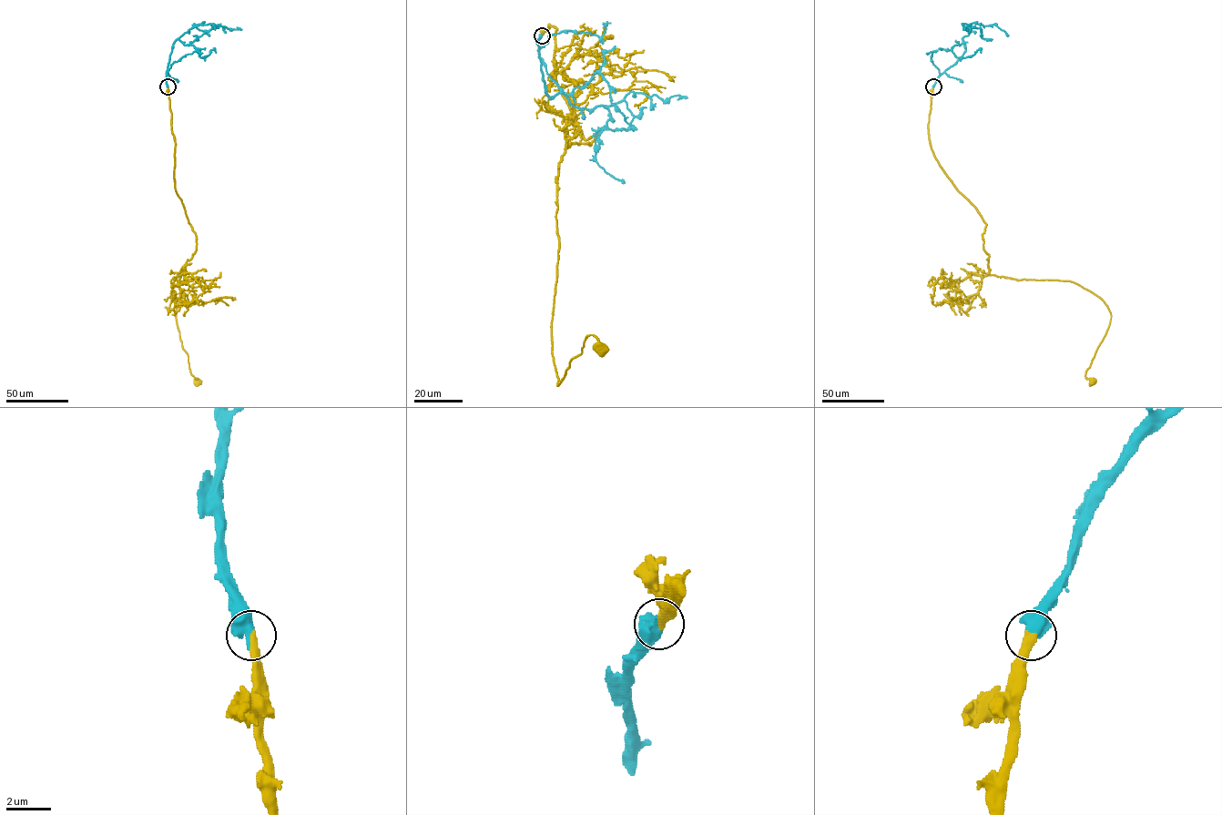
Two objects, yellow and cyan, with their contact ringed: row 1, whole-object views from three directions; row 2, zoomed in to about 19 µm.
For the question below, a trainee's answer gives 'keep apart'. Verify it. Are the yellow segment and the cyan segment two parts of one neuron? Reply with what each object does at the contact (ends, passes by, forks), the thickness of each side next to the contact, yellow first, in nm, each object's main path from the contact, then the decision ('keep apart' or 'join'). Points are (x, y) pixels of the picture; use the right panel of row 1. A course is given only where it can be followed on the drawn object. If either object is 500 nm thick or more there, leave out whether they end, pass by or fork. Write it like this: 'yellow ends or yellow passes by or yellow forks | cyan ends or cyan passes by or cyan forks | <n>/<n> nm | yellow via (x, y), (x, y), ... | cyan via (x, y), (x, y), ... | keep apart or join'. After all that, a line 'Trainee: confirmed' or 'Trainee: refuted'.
400/650 nm | yellow via (933, 86), (931, 147), (986, 224), (989, 274), (1072, 281), (1108, 308), (1109, 325), (1085, 373), (1092, 382) | cyan via (933, 86), (965, 51), (962, 38), (971, 27), (966, 24), (981, 29), (981, 37), (992, 39) | join
Trainee: refuted

